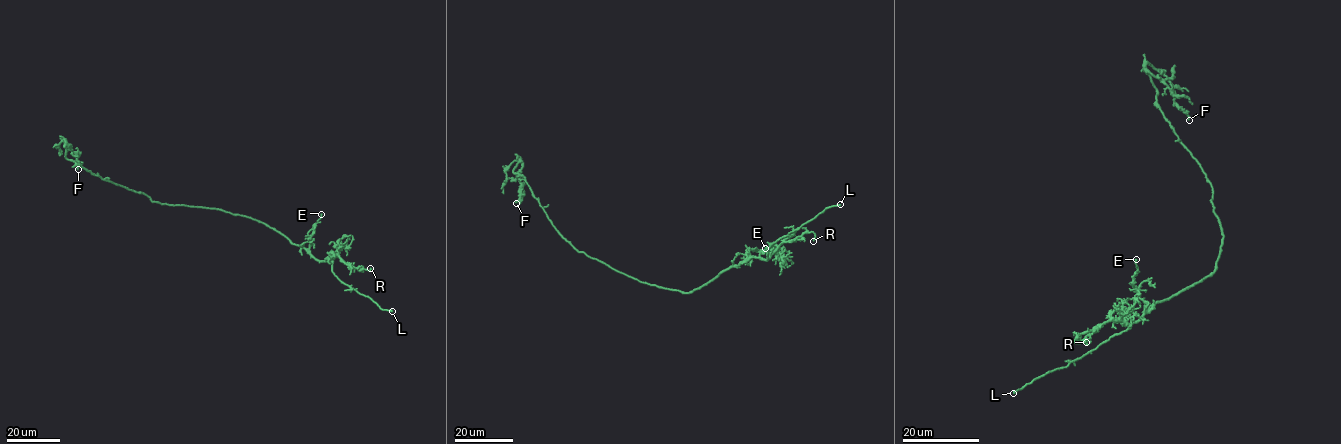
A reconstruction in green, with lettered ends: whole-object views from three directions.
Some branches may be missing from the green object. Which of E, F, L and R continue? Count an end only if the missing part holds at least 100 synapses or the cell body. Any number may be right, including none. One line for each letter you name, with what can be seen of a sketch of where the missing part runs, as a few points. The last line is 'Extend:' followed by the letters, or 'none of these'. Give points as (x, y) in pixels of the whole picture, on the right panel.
L: Course of what is missing: (1013, 393), (999, 396), (998, 408), (1003, 414)
Extend: L

